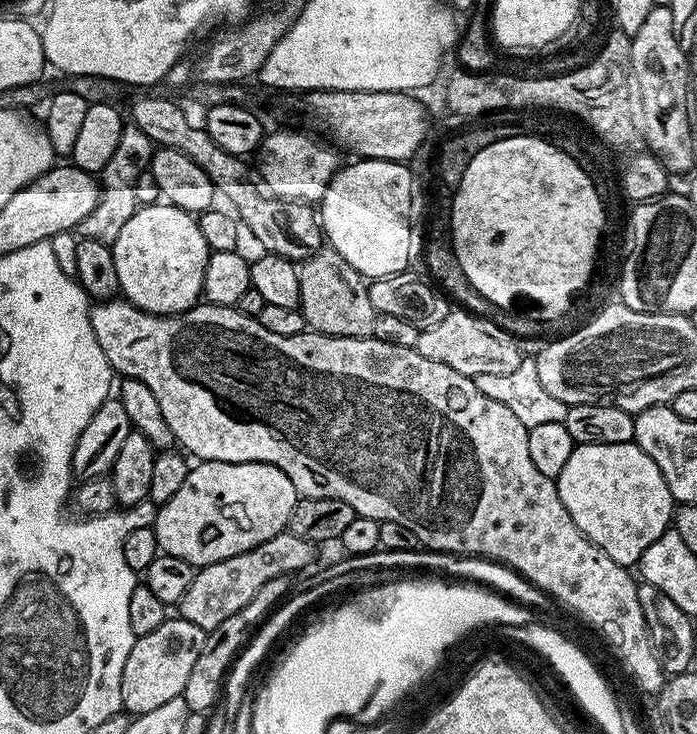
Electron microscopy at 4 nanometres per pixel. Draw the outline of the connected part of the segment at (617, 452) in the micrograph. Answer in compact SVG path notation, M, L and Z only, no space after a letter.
M635 442L618 446L577 444L566 461L566 466L562 466L562 474L555 477L555 481L562 506L570 510L570 518L574 518L578 530L582 530L584 537L610 554L610 558L619 564L639 565L650 542L669 531L673 523L674 501L666 486L666 478L662 478L662 470L658 470L656 463Z

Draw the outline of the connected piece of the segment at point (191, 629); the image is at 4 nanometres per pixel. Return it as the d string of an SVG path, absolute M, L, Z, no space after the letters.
M169 618L151 634L137 636L132 644L126 666L122 666L122 708L133 717L158 710L170 698L183 696L186 678L194 670L194 661L202 654L205 632L202 626L179 618Z

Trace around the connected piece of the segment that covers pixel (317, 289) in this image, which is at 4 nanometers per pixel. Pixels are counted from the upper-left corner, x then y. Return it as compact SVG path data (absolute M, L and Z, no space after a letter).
M321 246L308 256L298 268L298 290L300 291L300 312L305 325L313 332L342 338L371 336L378 313L370 302L368 284L338 250Z

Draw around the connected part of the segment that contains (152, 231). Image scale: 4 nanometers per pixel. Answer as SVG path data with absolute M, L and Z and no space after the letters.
M173 204L137 207L111 244L123 299L155 316L180 316L201 303L210 249L195 215Z

